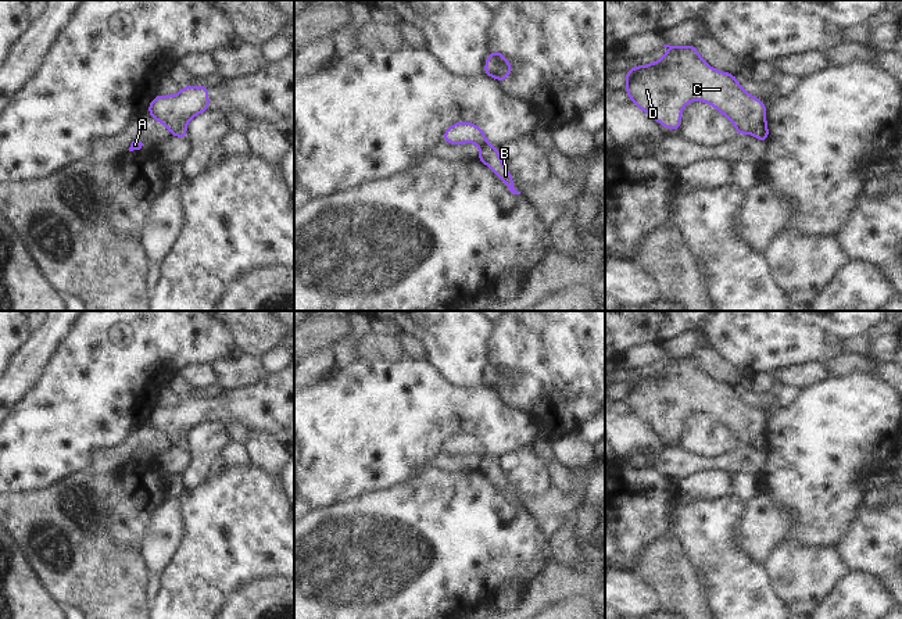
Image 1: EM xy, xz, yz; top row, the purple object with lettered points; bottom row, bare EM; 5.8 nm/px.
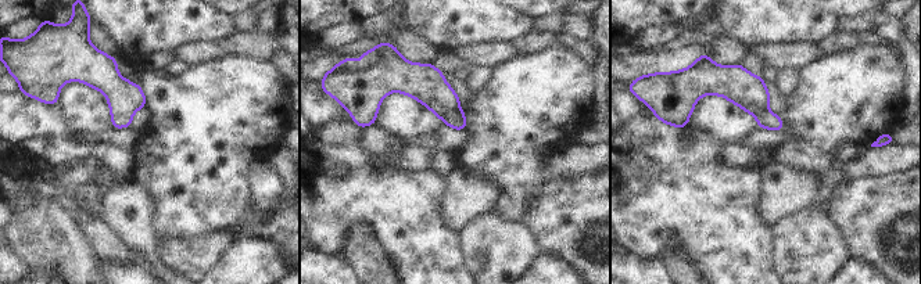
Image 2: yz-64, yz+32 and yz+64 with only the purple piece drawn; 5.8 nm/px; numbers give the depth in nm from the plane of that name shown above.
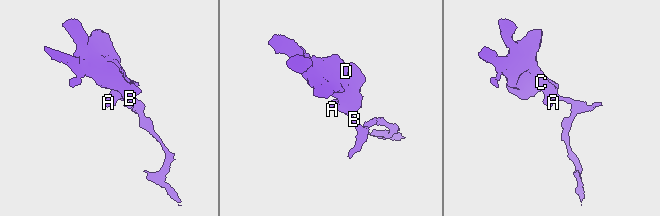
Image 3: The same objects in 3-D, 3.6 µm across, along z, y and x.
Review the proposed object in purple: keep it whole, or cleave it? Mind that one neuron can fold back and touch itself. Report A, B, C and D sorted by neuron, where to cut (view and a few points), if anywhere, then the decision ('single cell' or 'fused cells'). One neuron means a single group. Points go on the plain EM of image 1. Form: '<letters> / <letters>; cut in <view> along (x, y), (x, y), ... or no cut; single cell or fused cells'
A C D / B; cut in yz along (763, 433), (751, 443); fused cells

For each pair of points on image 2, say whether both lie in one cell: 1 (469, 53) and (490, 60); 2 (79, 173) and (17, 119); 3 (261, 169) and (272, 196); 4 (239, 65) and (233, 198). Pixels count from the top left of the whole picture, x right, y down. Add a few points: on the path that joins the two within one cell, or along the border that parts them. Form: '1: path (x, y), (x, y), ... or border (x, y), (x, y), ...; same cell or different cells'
1: path (475, 56), (484, 56); same cell
2: border (99, 158), (75, 158), (56, 168); different cells
3: path (264, 176), (268, 189); same cell
4: path (239, 99), (239, 105), (233, 112), (233, 165); same cell

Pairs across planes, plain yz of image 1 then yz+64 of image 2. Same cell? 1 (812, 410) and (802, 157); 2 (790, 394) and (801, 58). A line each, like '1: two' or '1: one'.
1: one
2: two

